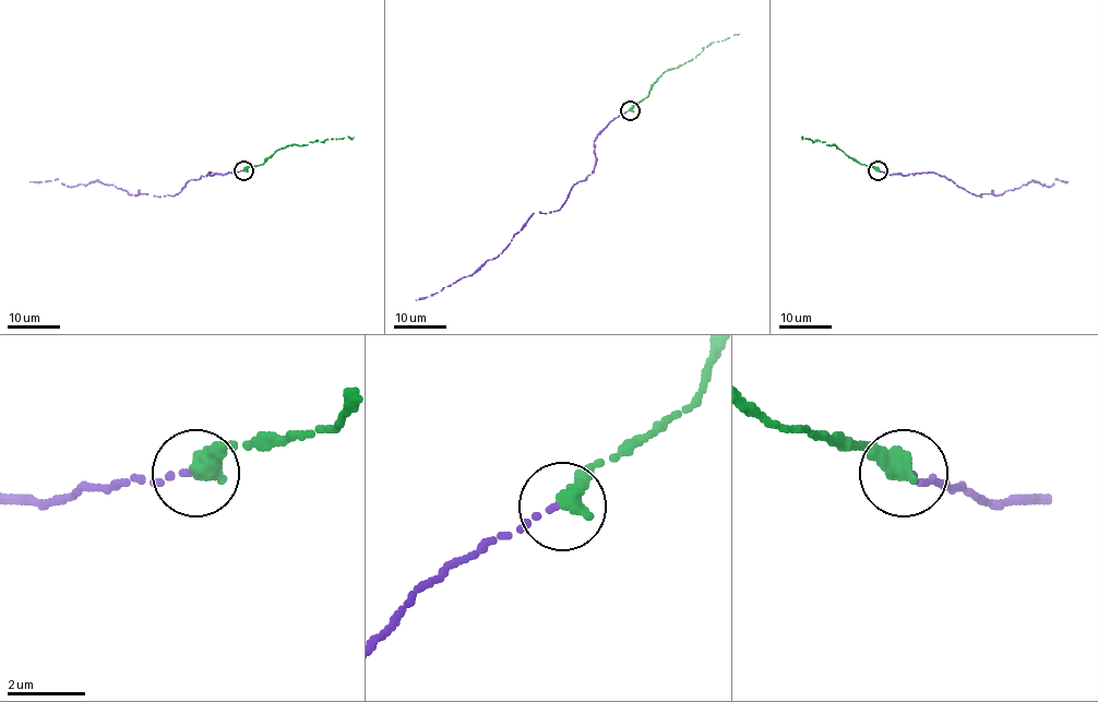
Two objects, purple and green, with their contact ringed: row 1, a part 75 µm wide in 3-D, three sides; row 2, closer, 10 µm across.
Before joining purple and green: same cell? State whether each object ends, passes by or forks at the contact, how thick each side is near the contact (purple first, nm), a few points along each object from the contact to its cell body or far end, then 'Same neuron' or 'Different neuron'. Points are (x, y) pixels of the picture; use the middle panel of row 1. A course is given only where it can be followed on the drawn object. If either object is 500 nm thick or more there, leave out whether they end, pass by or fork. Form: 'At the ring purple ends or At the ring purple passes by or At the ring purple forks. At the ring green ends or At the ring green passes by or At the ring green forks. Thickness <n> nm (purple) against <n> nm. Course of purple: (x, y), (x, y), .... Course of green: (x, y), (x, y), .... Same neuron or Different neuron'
Thickness 110 nm (purple) against 500 nm. Course of purple: (629, 110), (597, 137), (594, 169), (574, 185), (557, 211), (533, 213), (498, 256), (438, 293), (415, 299). Course of green: (630, 110), (667, 70), (691, 61), (708, 45), (740, 33). Same neuron

